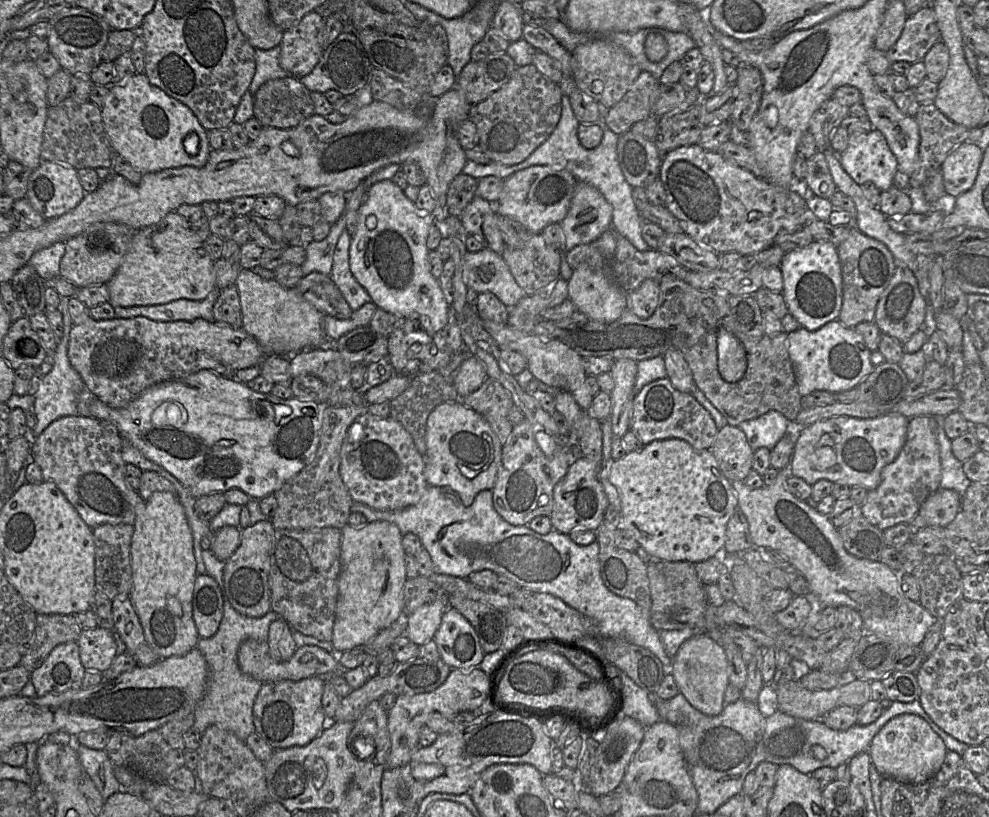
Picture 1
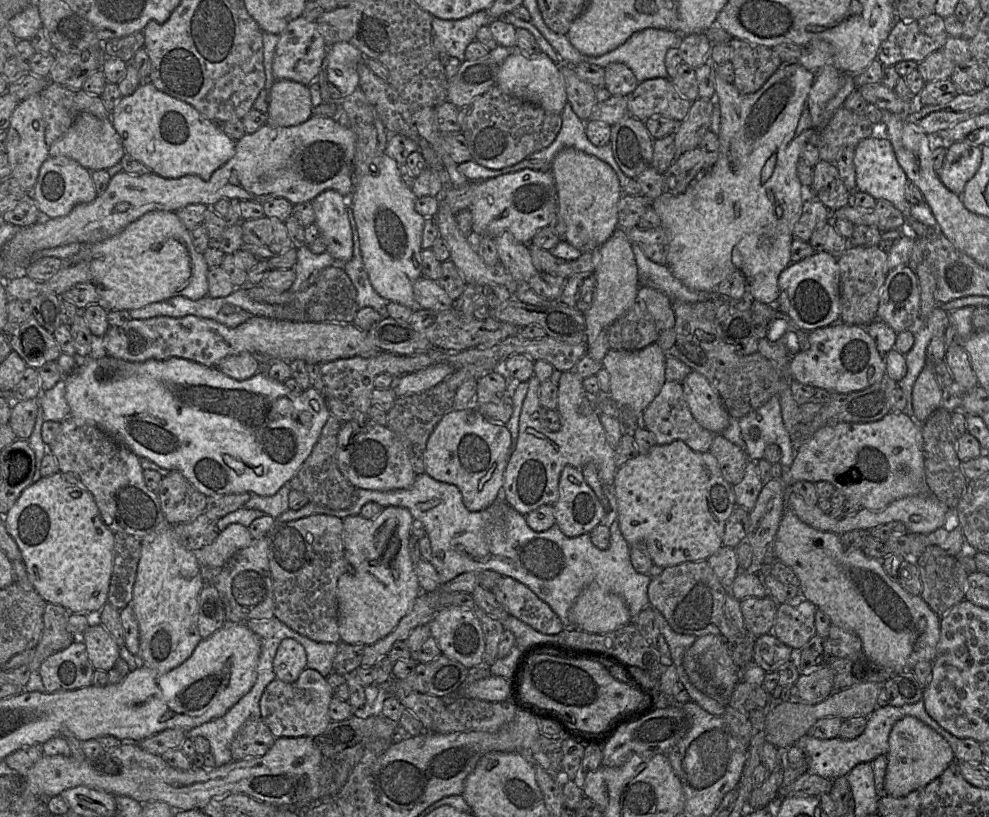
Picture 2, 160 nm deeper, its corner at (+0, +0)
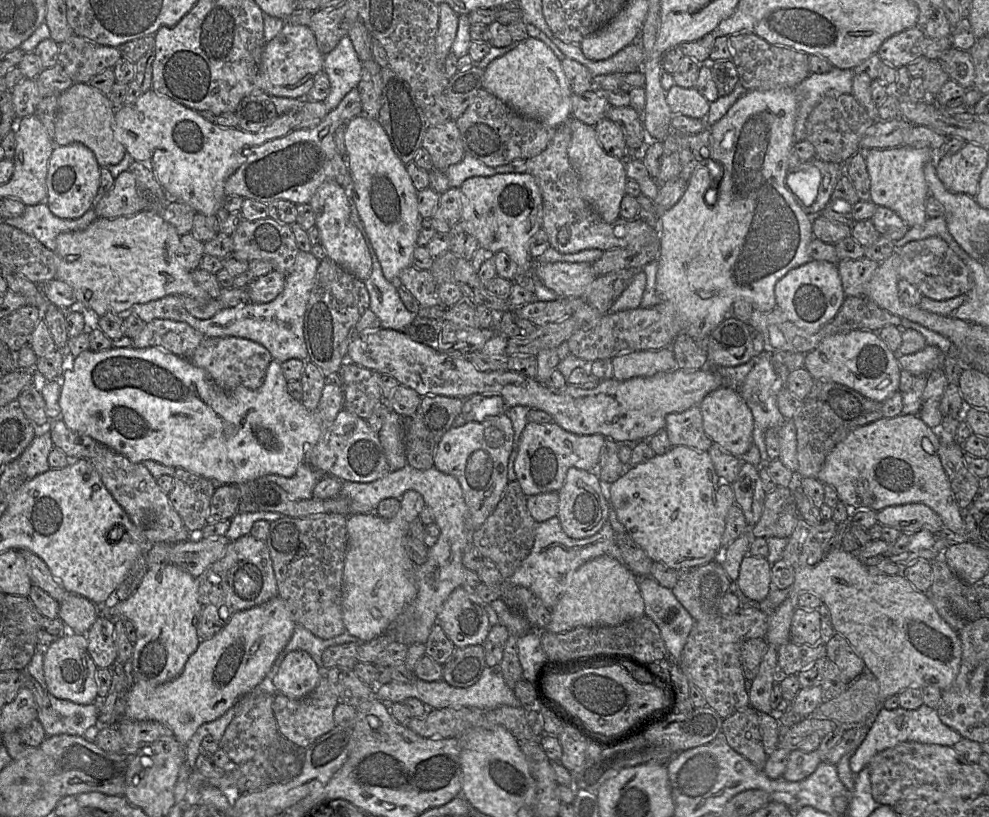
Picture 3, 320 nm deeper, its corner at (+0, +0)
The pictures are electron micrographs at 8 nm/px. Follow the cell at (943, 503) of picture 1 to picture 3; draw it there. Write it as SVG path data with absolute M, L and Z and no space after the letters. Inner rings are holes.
M923 503L887 506L877 511L876 516L879 524L894 527L900 532L917 533L927 530L935 536L944 531L940 516Z

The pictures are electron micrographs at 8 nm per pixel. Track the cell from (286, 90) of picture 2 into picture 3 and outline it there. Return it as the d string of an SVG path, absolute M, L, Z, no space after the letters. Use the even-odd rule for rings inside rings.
M150 89L141 94L133 105L123 105L115 110L113 131L132 158L150 170L166 193L176 202L193 208L196 213L215 215L223 209L226 180L244 163L251 147L283 137L296 129L296 112L279 115L274 122L257 133L244 131L238 127L220 127L204 119L197 111L188 108L166 95Z

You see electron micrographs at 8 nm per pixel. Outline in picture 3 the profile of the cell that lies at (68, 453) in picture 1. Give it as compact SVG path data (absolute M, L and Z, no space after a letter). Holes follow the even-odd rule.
M99 446L99 454L85 460L93 465L107 490L149 542L154 544L159 542L176 544L191 540L190 532L172 507L168 495L159 488L152 474L142 463L133 463L126 456L113 451L107 446Z

